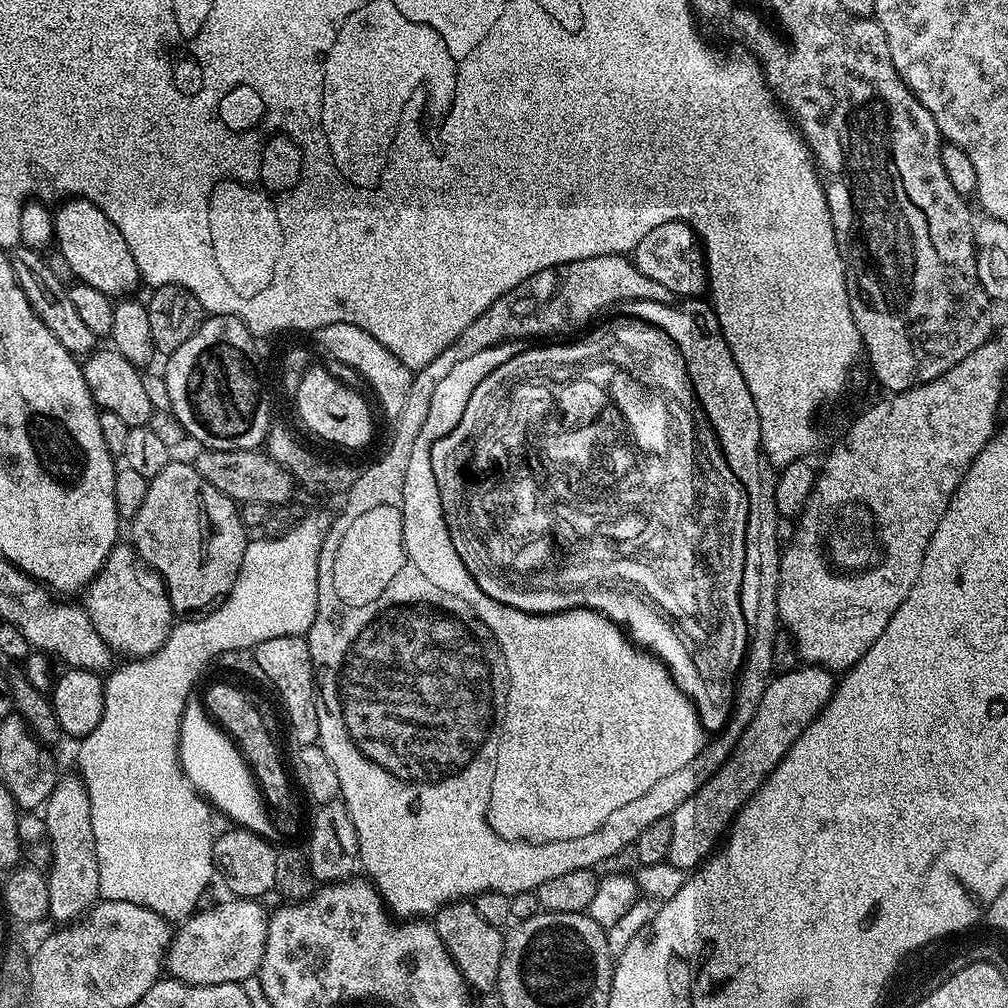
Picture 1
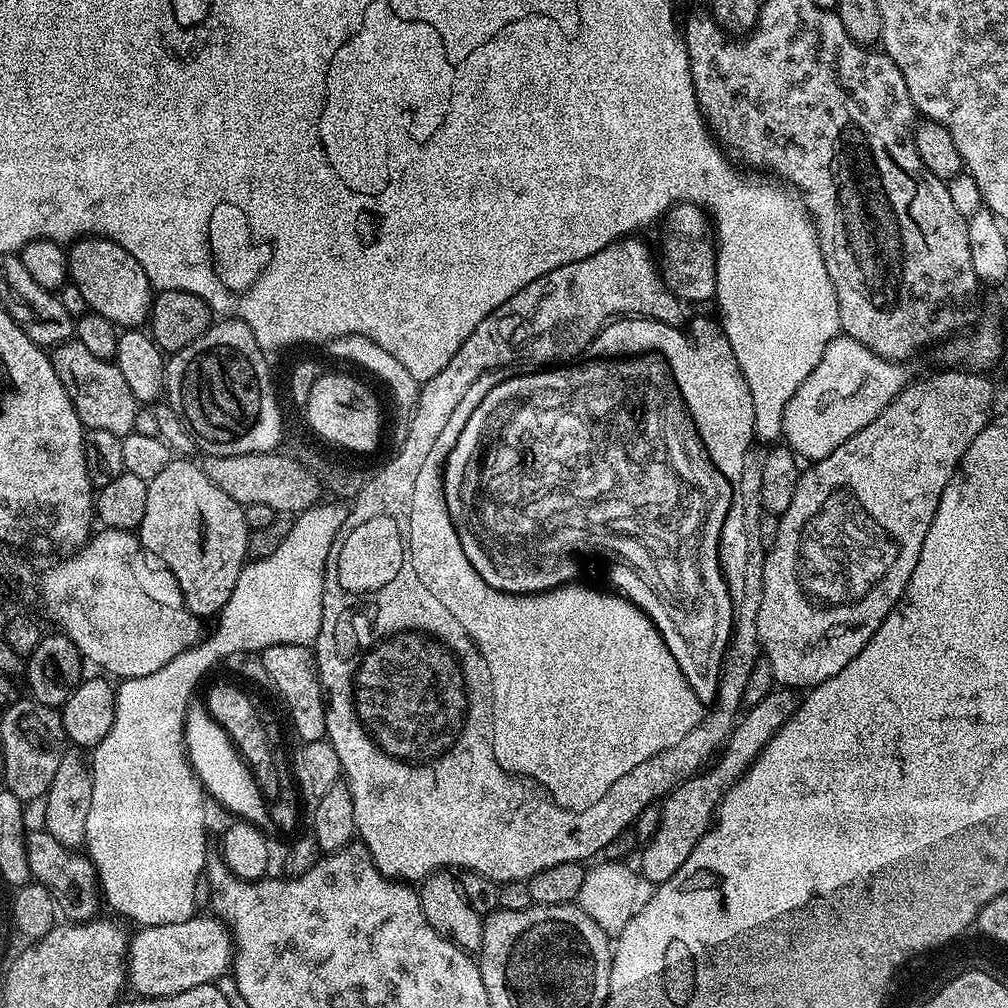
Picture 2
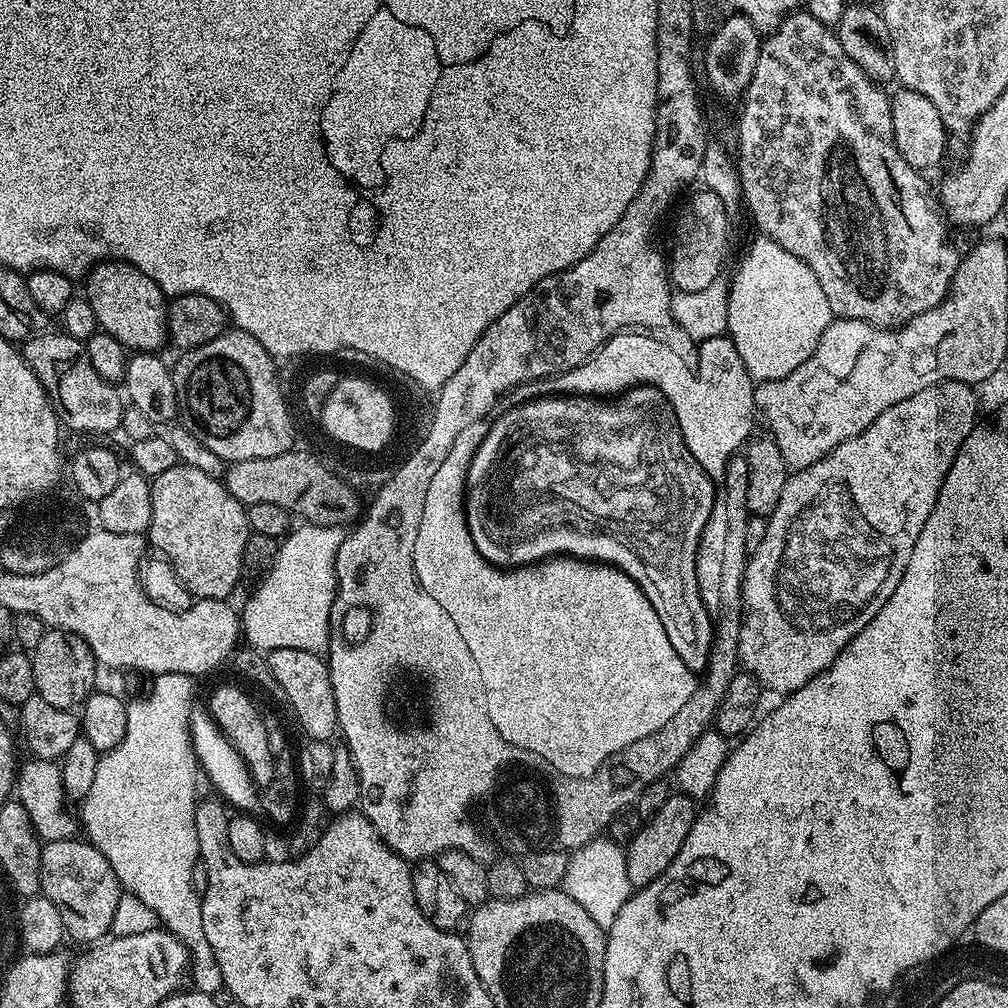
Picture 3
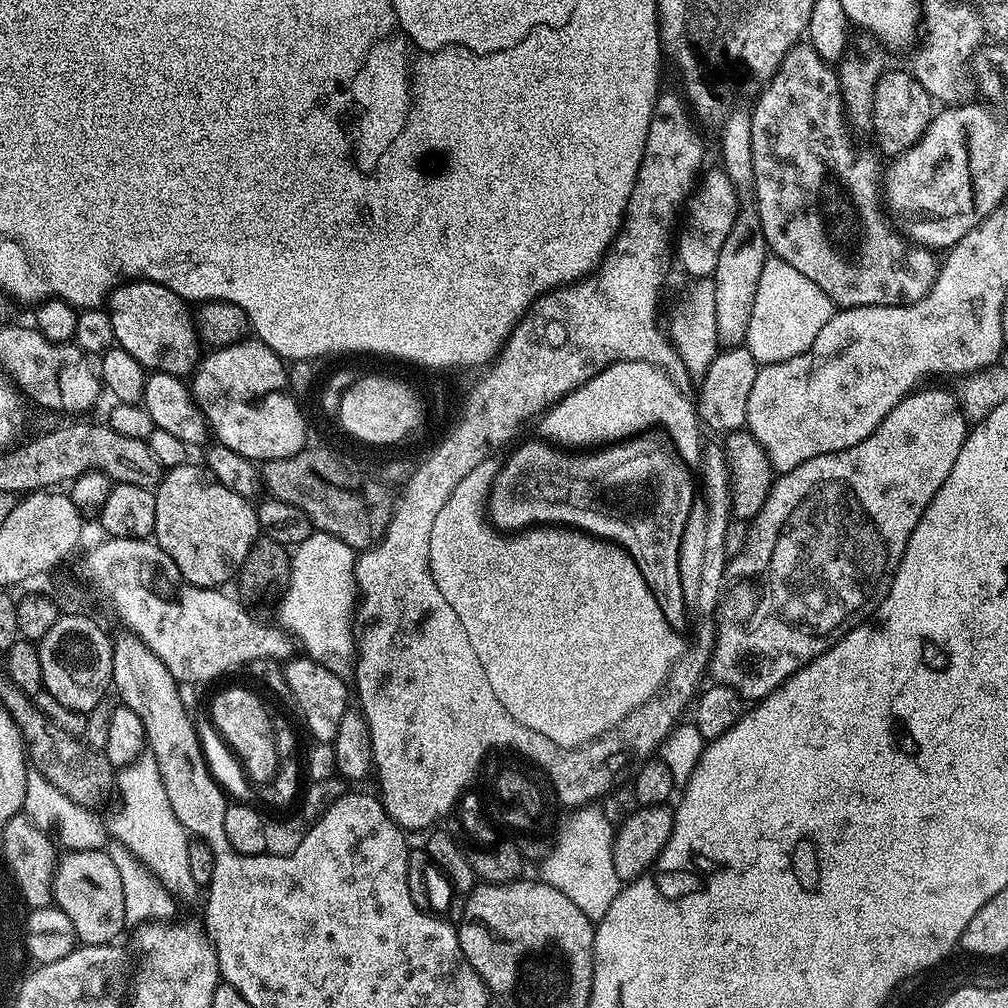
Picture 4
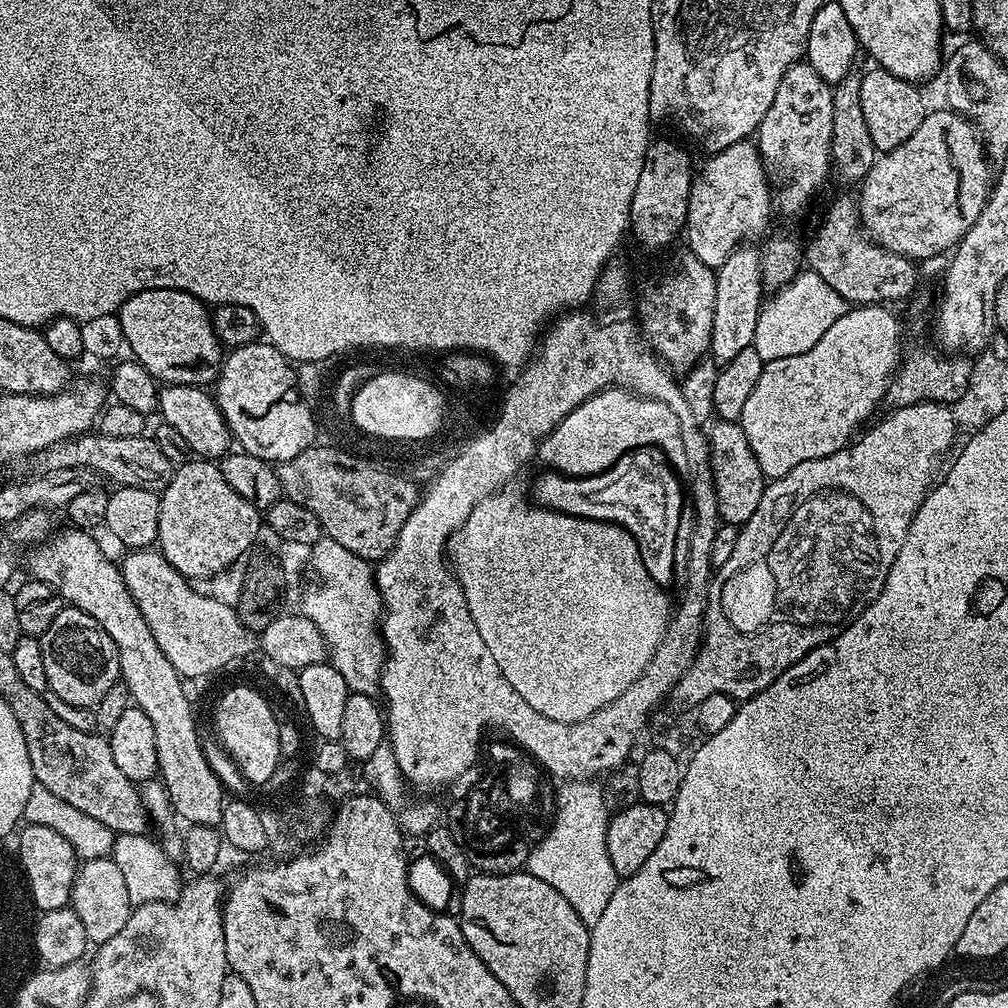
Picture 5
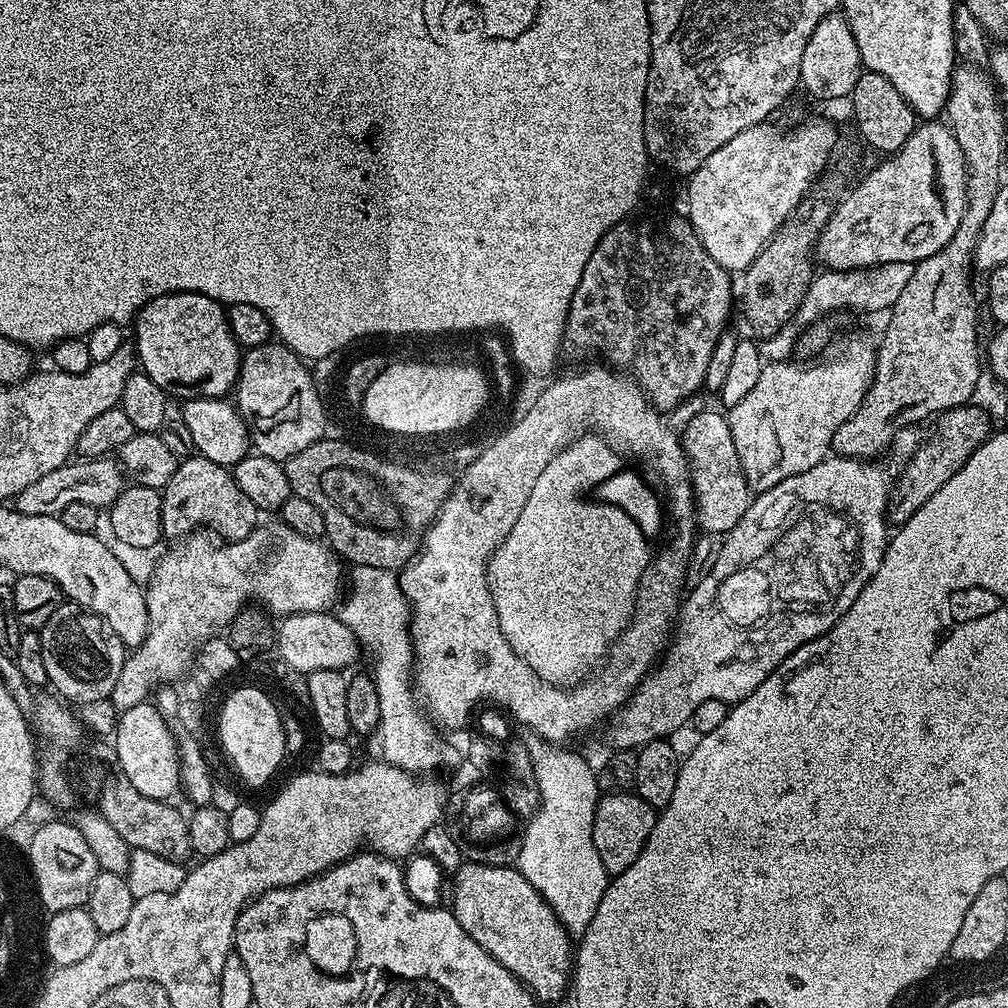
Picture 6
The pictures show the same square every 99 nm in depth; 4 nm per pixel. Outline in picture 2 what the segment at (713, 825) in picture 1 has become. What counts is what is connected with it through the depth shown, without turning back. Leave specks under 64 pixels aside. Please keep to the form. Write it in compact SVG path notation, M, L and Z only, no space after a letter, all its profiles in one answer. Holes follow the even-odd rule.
M773 690L766 698L762 698L762 702L747 709L736 721L727 744L711 767L690 780L682 781L674 791L663 797L658 830L654 838L650 838L643 845L644 853L642 853L643 848L639 853L641 856L638 872L647 883L649 880L649 885L655 886L674 878L678 866L682 866L682 862L690 858L694 846L698 846L698 842L712 827L718 805L724 795L736 785L744 771L760 757L760 751L768 745L770 738L774 738L776 731L791 718L797 703L798 696L795 691Z

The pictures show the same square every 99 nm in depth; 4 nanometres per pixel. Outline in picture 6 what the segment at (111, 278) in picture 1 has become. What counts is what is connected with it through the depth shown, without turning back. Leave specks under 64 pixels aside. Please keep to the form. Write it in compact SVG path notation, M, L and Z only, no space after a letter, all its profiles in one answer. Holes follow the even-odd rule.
M171 292L140 309L134 327L139 367L158 386L165 390L189 388L189 393L200 398L224 398L235 389L242 349L228 325L225 305L219 300L197 292Z

